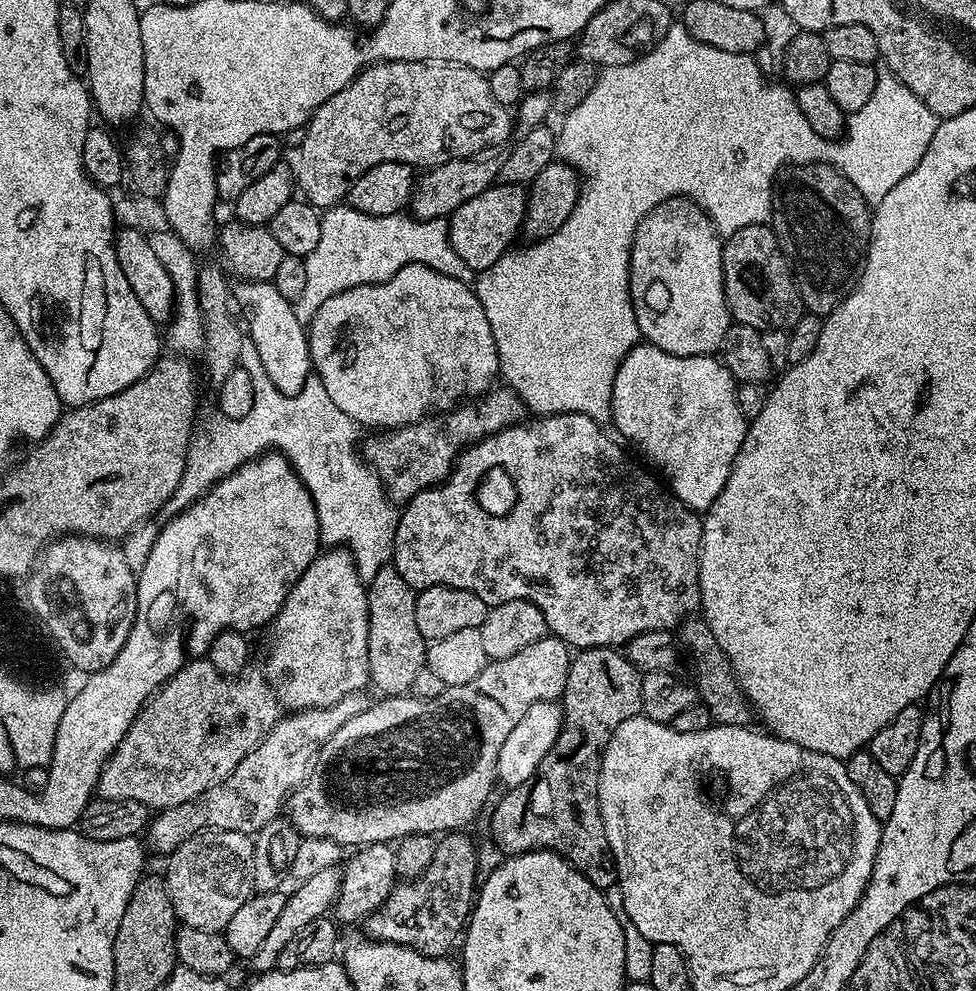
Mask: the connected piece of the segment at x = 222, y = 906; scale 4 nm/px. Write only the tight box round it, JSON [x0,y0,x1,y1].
[167,830,254,933]

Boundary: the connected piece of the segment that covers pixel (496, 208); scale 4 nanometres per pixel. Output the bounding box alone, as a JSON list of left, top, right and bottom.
[448,184,528,273]

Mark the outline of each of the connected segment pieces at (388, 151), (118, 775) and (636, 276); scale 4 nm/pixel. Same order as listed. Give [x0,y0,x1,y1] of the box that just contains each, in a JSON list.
[[294,60,514,210],[98,658,282,810],[630,196,734,356]]

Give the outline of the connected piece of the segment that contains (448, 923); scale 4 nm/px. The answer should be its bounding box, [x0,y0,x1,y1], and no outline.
[366,830,478,957]

